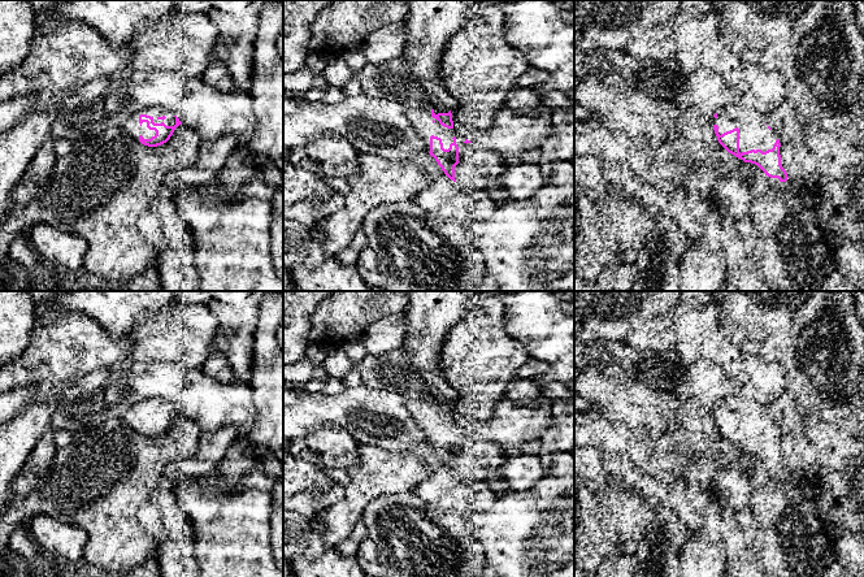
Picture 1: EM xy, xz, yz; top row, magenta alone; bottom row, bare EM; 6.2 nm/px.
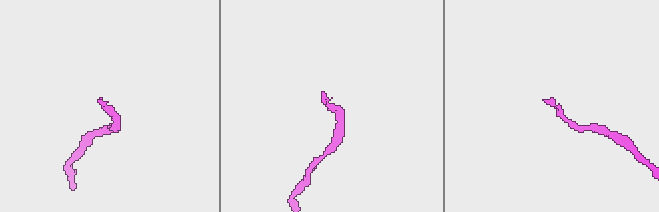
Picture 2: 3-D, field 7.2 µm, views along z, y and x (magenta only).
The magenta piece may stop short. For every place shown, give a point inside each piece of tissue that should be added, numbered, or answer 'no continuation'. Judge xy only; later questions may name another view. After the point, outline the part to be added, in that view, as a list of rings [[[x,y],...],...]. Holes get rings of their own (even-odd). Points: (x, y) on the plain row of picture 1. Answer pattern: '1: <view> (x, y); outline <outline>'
1: xy (131, 417); outline [[[157,396],[140,400],[139,403],[135,403],[122,417],[125,424],[127,424],[131,429],[136,431],[139,431],[140,426],[144,430],[151,430],[156,426],[155,421],[149,421],[147,418],[147,413],[143,413],[142,416],[139,415],[140,405],[151,407],[155,415],[164,413],[166,417],[175,416],[175,408],[173,403],[168,402],[165,398]]]

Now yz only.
1: yz (754, 425); outline [[[738,395],[720,399],[717,408],[712,409],[712,416],[718,417],[718,425],[724,425],[735,418],[739,420],[739,443],[772,441],[777,428],[768,420],[764,408],[755,400],[746,400]]]

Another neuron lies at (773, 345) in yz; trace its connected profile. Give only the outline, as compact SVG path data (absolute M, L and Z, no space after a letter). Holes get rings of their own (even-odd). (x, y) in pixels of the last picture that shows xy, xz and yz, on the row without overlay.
M791 324L787 329L777 335L769 335L767 339L760 342L760 347L765 350L767 356L777 356L781 359L782 352L785 351L783 343L795 340Z

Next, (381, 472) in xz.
M427 443L401 451L359 444L357 454L360 463L348 469L344 498L314 515L325 528L327 546L337 546L352 534L372 500L414 490L430 464Z

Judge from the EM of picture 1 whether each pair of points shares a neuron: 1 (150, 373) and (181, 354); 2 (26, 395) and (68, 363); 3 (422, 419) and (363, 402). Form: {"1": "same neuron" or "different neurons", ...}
{"1": "different neurons", "2": "different neurons", "3": "different neurons"}

